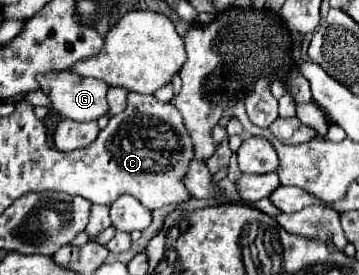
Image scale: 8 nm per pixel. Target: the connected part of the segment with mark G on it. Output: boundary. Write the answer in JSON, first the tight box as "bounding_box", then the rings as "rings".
{"bounding_box":[39,72,109,122],"rings":[[[69,72],[43,74],[39,88],[51,102],[51,112],[59,118],[89,122],[107,112],[105,94],[109,86],[97,78],[79,78]]]}

